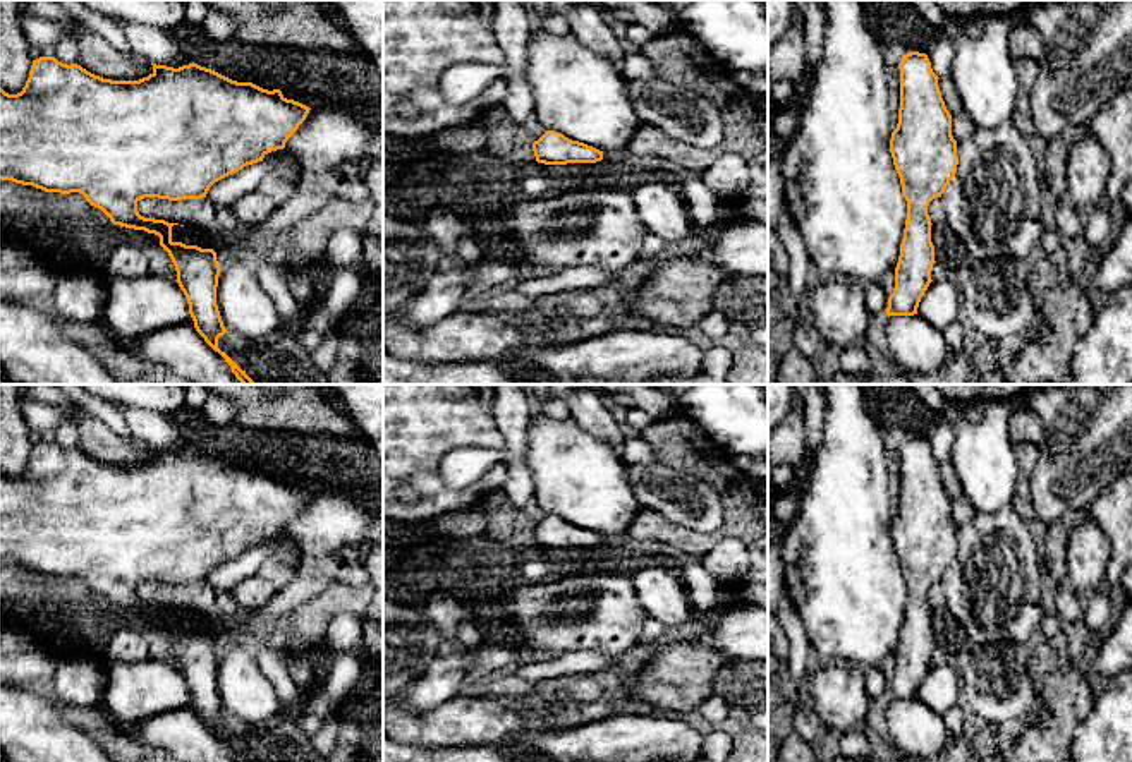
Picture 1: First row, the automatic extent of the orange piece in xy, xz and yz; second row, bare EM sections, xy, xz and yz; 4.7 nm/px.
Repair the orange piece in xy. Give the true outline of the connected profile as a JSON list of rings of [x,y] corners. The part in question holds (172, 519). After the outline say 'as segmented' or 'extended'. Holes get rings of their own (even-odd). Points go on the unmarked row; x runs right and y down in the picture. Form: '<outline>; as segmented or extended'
[[[55,441],[33,444],[21,477],[9,479],[0,472],[0,565],[45,577],[79,577],[113,609],[158,620],[175,650],[175,666],[187,683],[196,716],[225,743],[235,762],[249,762],[218,733],[218,723],[228,716],[216,690],[222,656],[216,637],[173,626],[172,611],[179,608],[144,602],[137,587],[144,582],[206,582],[215,566],[283,534],[311,493],[287,484],[280,474],[237,467],[194,446],[179,453],[151,450],[153,457],[139,465],[112,465]]]; as segmented

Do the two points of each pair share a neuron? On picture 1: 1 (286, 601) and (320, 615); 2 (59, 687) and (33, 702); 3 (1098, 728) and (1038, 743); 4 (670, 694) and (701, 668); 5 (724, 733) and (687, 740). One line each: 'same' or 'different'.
1: different
2: different
3: different
4: same
5: different

